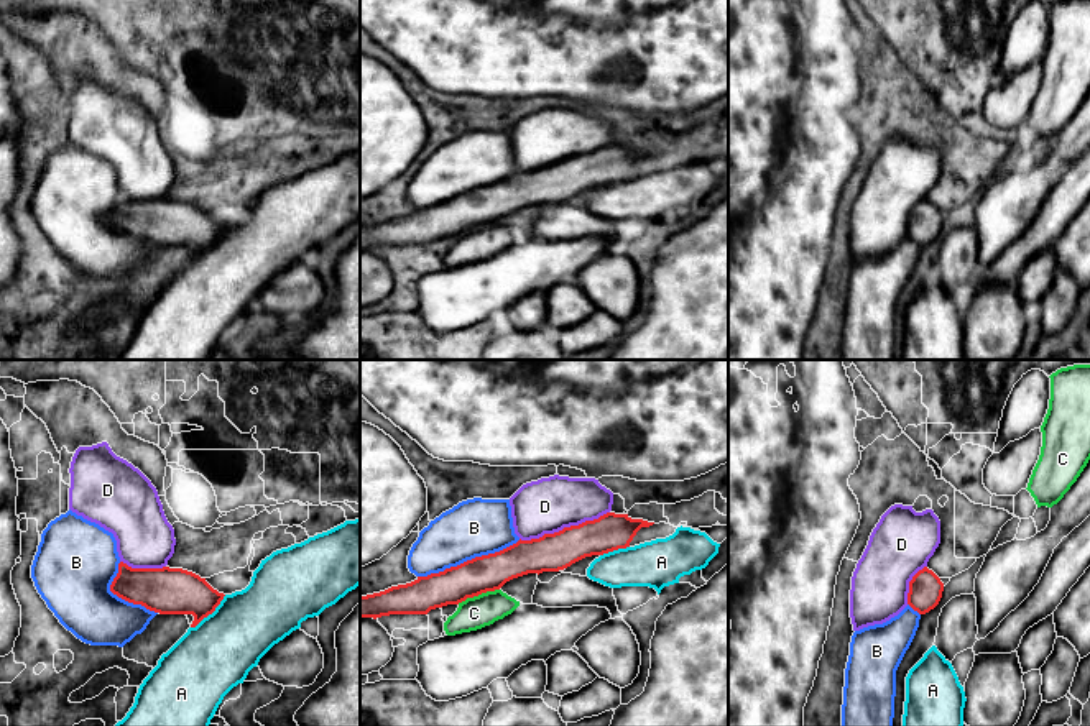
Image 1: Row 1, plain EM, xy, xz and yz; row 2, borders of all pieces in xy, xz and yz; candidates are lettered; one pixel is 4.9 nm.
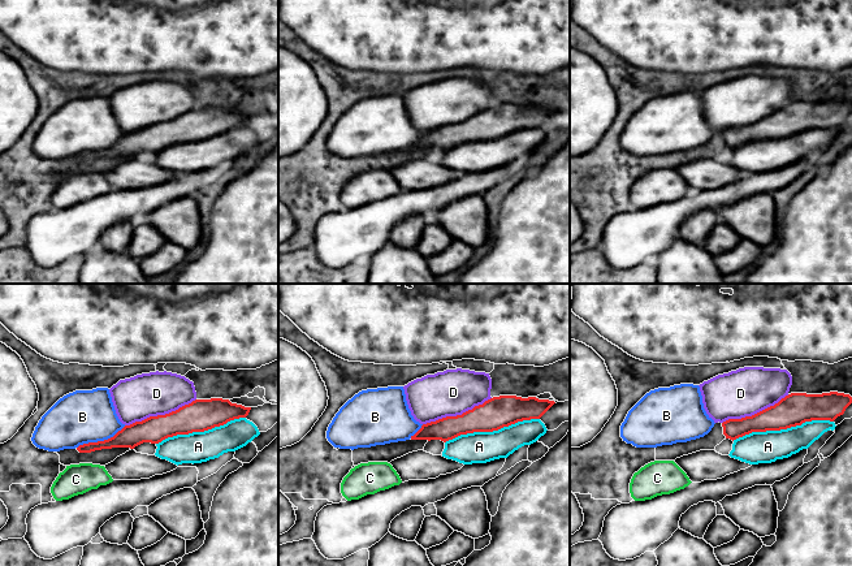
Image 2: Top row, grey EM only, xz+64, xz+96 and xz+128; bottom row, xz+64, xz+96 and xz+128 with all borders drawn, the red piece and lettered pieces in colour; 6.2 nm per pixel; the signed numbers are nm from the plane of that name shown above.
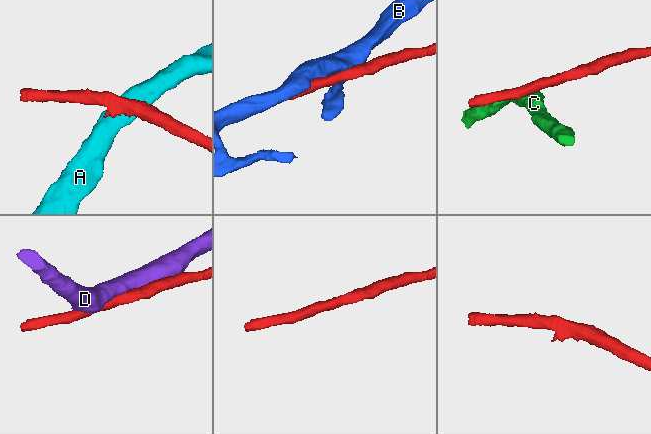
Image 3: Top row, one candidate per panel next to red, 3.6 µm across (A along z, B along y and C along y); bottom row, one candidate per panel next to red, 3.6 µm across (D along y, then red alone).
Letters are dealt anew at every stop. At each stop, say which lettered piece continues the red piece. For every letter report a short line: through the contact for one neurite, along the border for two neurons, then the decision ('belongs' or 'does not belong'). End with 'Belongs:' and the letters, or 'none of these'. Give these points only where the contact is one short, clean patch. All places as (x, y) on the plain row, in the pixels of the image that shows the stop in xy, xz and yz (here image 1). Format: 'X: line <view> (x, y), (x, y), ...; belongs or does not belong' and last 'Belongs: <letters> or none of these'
A: does not belong
B: does not belong
C: does not belong
D: does not belong
Belongs: none of these

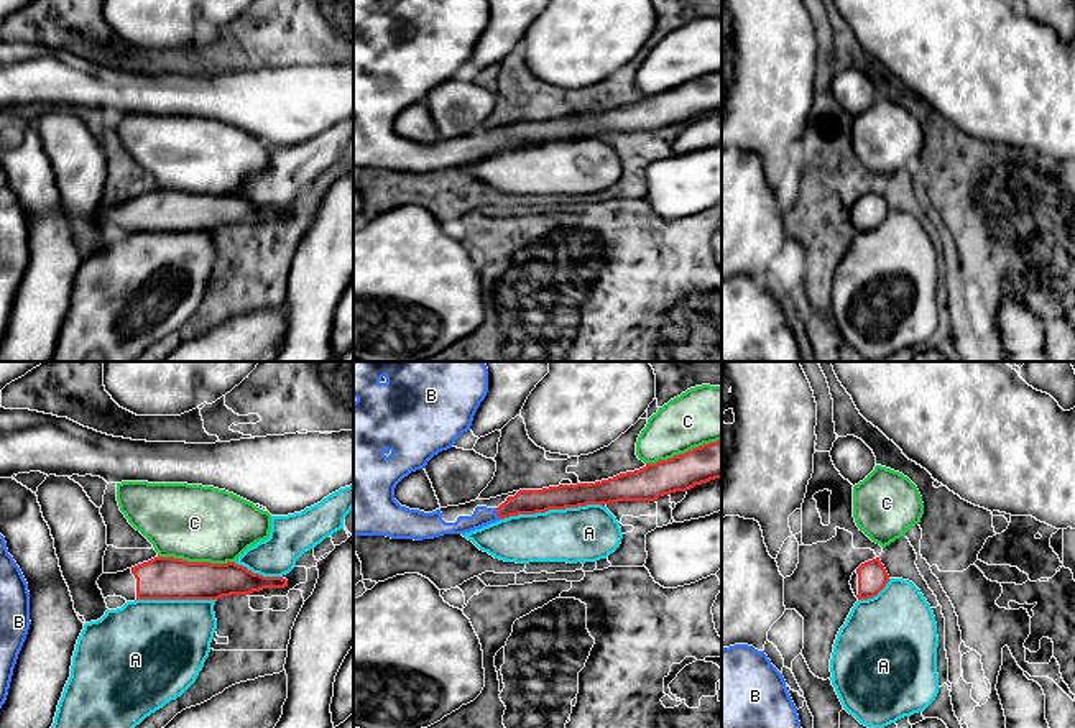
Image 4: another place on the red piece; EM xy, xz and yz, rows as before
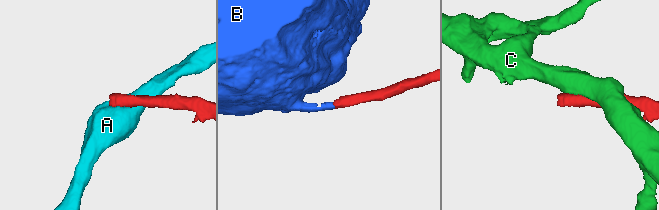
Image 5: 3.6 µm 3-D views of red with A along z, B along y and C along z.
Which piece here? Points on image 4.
A: does not belong
B: line xz (526, 133), (497, 145), (482, 148); belongs
C: does not belong
Belongs: B

